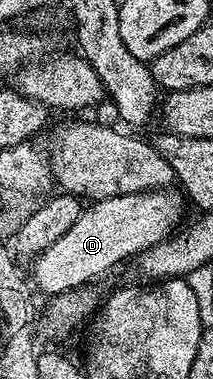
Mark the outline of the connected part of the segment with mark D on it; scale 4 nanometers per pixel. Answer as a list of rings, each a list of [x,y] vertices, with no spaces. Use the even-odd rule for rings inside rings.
[[[178,189],[128,193],[120,197],[93,200],[83,206],[80,217],[76,217],[68,233],[58,237],[33,260],[33,286],[38,286],[47,297],[62,295],[65,291],[90,285],[86,283],[100,278],[105,271],[112,270],[125,259],[140,257],[179,230],[182,201],[184,203],[184,195]]]

